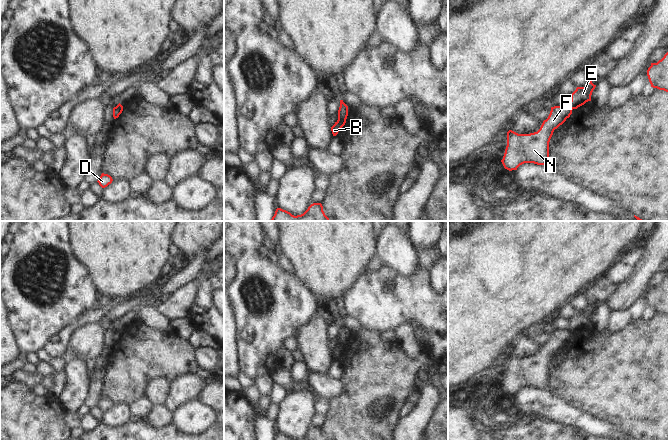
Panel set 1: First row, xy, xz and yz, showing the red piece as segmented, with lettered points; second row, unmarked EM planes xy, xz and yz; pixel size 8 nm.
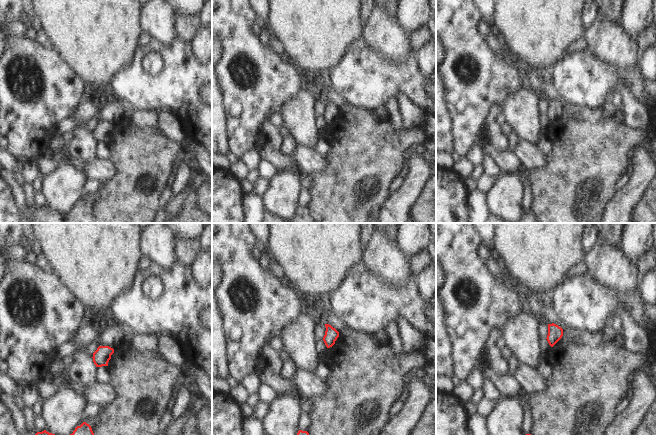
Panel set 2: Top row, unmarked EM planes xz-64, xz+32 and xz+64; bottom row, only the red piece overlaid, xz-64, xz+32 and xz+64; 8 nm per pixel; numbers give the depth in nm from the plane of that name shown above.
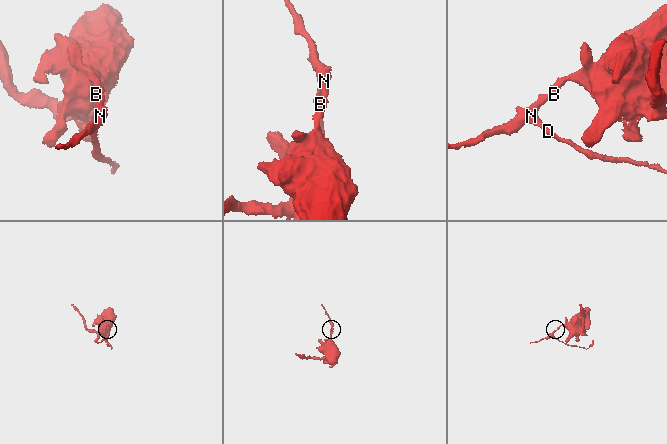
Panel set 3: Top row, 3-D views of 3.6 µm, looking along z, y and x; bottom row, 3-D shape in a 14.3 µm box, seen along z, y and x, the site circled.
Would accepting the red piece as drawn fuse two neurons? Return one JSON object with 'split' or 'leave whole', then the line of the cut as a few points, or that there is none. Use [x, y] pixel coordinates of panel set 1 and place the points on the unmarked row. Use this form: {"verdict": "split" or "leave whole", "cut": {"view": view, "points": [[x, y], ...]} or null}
{"verdict": "split", "cut": {"view": "xz", "points": [[345, 343], [338, 344]]}}

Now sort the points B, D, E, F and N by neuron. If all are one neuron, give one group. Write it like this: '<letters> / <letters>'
B E / D F N

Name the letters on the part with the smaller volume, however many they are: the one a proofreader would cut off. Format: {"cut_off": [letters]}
{"cut_off": ["D", "F", "N"]}

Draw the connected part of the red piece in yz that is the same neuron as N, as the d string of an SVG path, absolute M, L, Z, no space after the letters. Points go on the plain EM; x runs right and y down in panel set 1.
M569 330L551 331L550 338L537 356L518 358L507 356L507 370L501 384L505 393L512 395L524 387L548 389L549 366L555 353L562 349L572 338Z

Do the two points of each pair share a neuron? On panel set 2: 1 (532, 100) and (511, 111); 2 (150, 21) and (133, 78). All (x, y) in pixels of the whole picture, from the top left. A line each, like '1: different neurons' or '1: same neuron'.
1: same neuron
2: different neurons

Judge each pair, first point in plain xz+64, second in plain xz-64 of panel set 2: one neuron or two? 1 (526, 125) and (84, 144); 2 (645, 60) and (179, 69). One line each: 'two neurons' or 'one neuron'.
1: one neuron
2: two neurons

